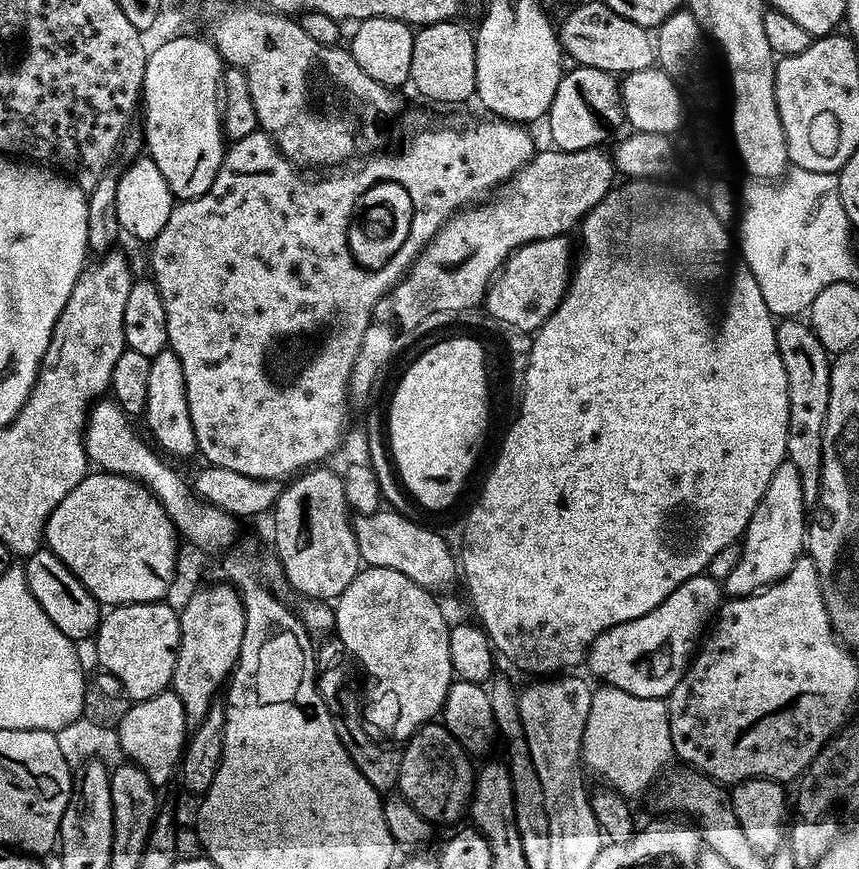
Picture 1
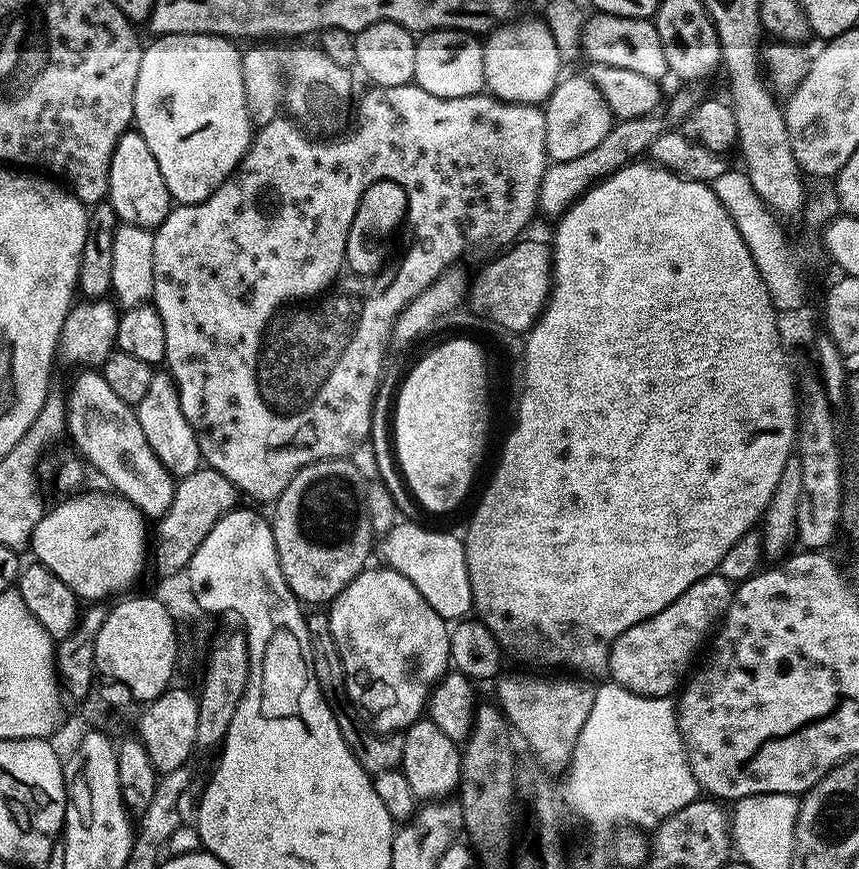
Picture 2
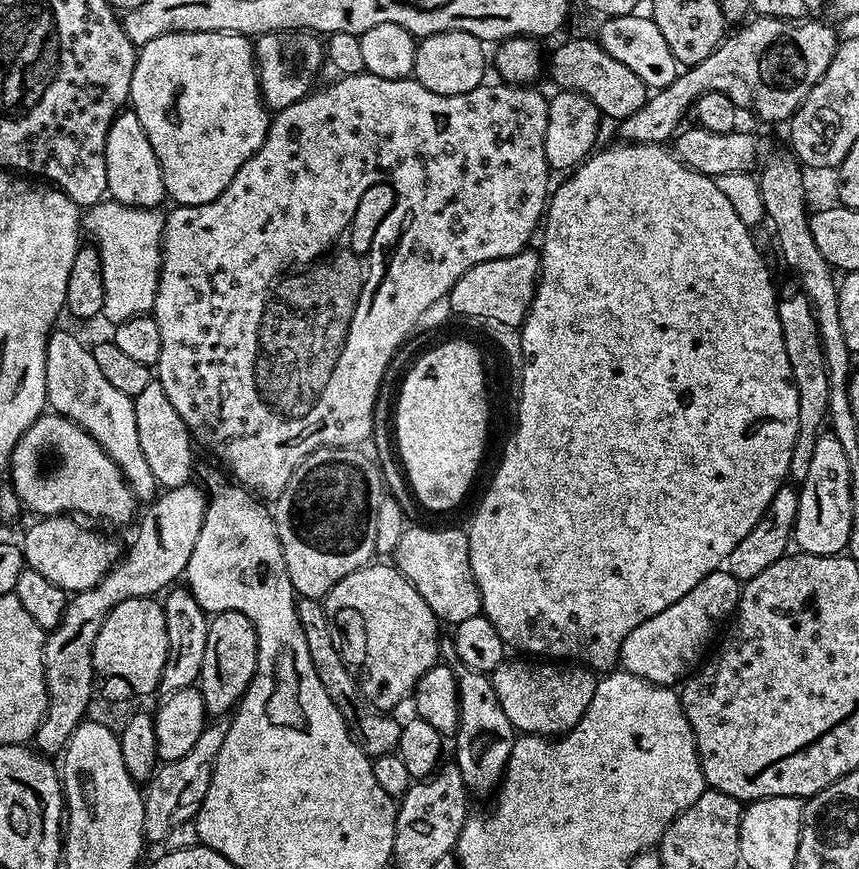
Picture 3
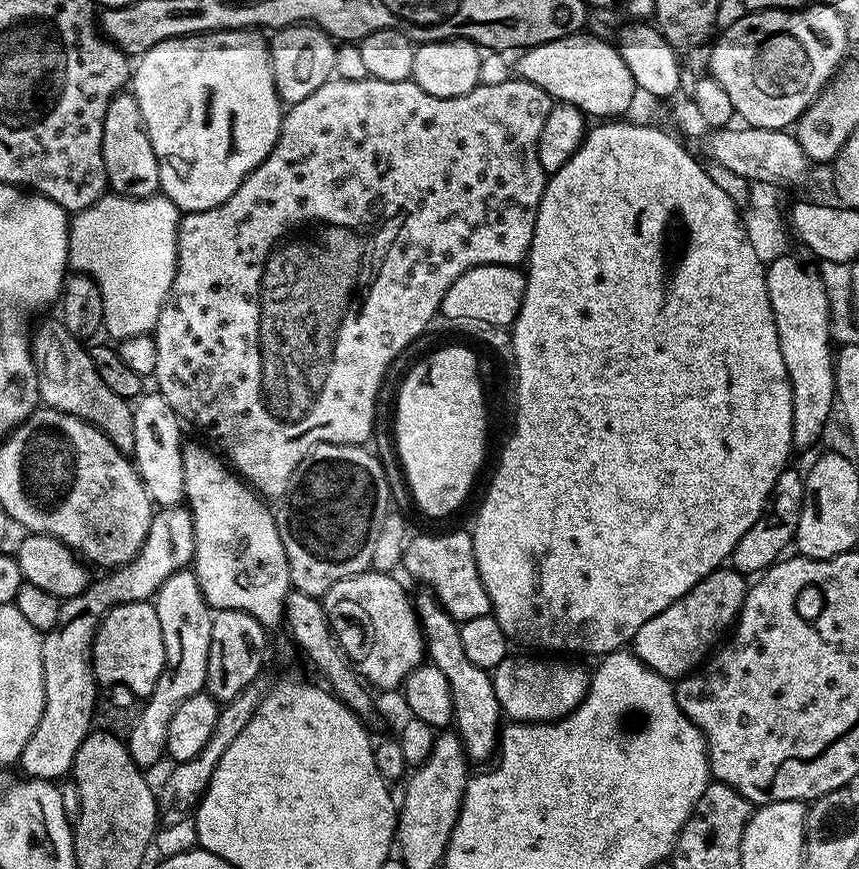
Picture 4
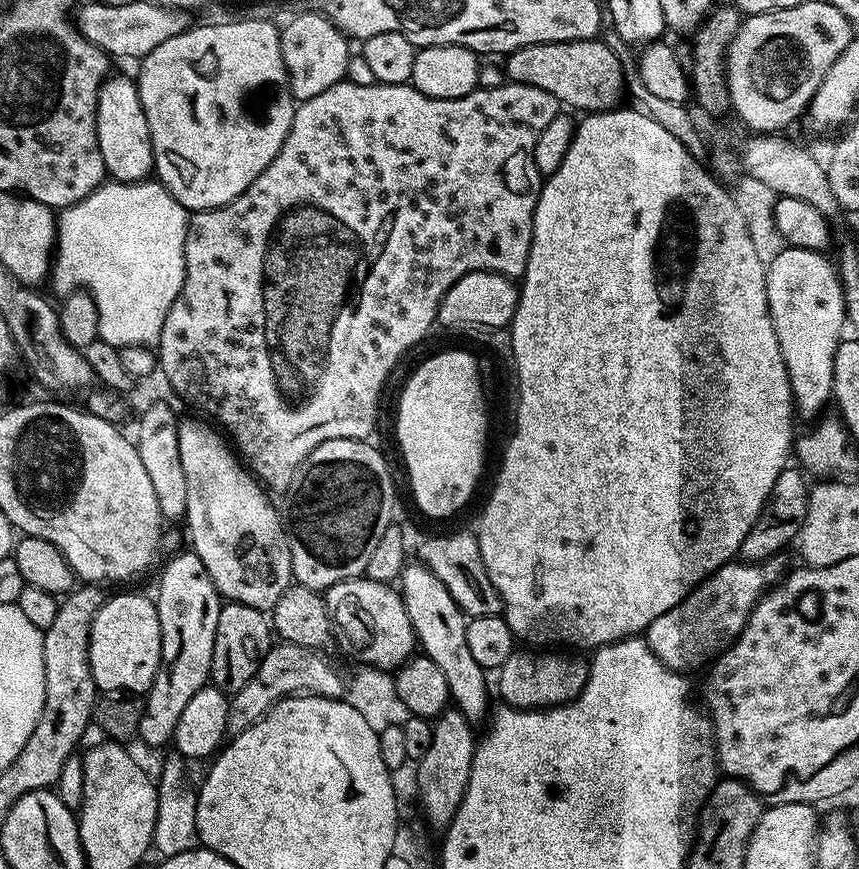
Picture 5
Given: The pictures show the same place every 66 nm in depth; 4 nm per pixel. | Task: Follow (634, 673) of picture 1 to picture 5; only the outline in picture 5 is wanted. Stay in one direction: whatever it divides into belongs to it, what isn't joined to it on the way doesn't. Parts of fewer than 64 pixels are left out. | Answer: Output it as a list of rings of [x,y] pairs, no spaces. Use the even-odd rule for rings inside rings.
[[[776,558],[763,561],[761,564],[729,562],[711,572],[701,584],[697,584],[688,593],[686,598],[682,598],[682,602],[678,602],[678,606],[666,610],[666,614],[662,614],[658,618],[654,618],[654,622],[650,622],[650,626],[646,630],[646,639],[650,650],[666,667],[681,674],[692,674],[695,668],[702,667],[701,669],[703,669],[705,666],[711,665],[720,653],[728,649],[740,637],[754,606],[764,595],[766,586],[775,585],[781,579],[780,562]]]

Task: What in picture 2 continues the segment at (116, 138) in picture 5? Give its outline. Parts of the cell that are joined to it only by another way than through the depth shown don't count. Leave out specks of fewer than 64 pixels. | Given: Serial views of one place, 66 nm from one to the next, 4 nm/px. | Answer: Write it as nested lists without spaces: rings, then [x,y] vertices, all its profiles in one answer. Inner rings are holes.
[[[129,130],[118,138],[118,146],[114,146],[114,154],[108,171],[107,203],[111,204],[117,221],[121,225],[132,224],[135,228],[155,230],[172,211],[174,201],[166,186],[166,178],[162,178],[162,170],[158,170],[158,162],[154,162],[154,154],[150,154],[150,146],[146,146],[146,138],[135,130]]]

